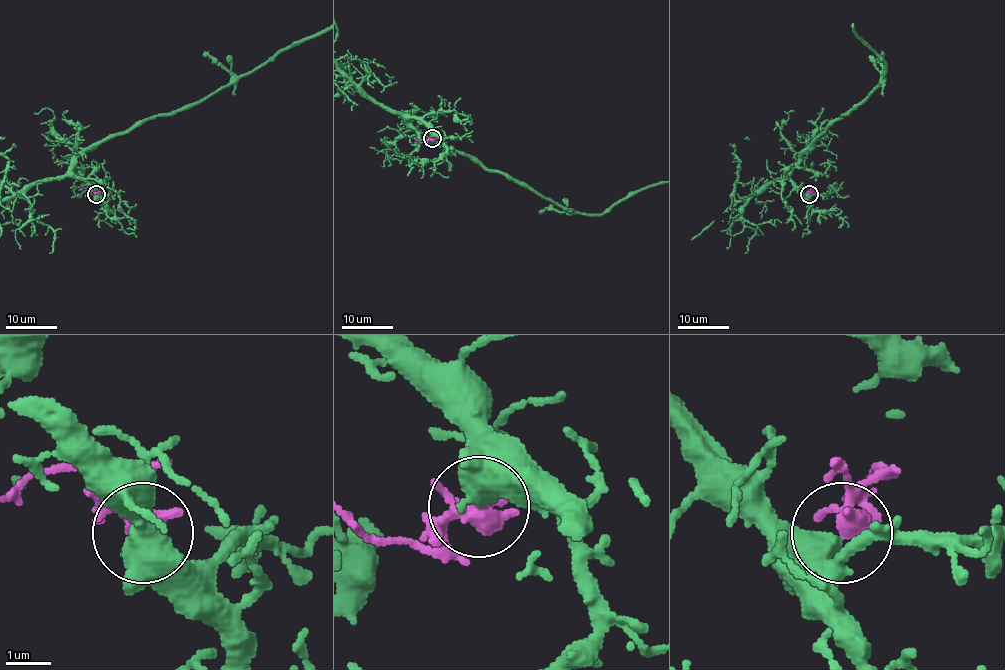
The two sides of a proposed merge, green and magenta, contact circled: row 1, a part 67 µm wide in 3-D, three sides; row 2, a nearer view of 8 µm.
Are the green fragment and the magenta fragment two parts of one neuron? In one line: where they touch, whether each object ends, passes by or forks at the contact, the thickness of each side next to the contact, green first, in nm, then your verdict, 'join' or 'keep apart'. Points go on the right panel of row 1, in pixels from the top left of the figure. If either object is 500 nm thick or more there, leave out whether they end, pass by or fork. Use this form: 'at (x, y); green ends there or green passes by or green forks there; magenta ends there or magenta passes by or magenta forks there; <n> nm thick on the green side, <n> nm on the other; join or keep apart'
at (809, 194); 600 nm thick on the green side, 280 nm on the other; join

